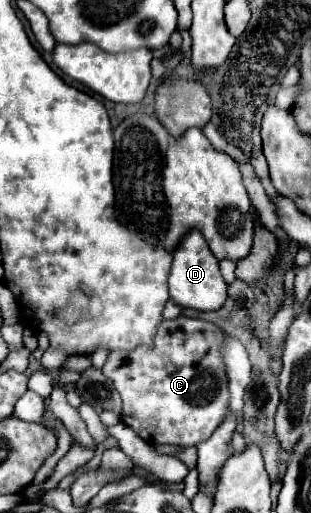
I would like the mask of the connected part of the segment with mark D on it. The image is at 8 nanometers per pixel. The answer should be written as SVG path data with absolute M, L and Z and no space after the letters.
M199 231L183 237L183 243L173 253L173 265L169 275L169 295L171 301L181 307L191 307L197 311L217 311L227 299L227 283L221 277L219 261L211 255L207 241Z

